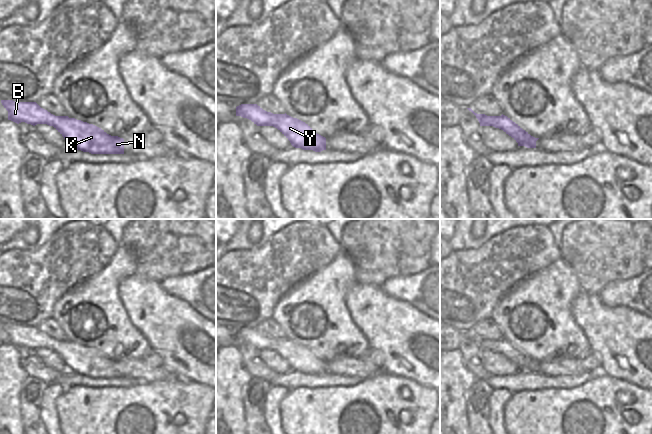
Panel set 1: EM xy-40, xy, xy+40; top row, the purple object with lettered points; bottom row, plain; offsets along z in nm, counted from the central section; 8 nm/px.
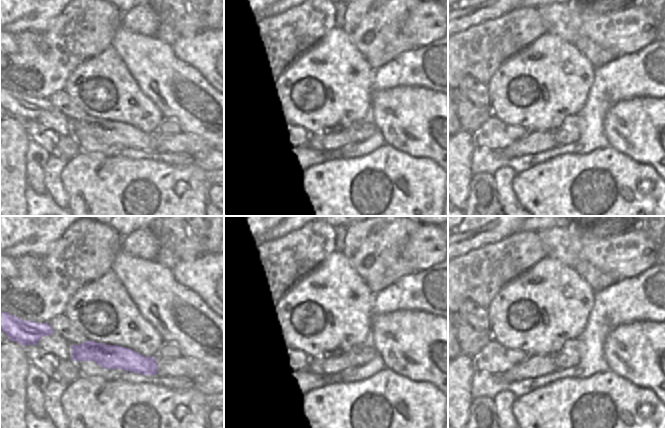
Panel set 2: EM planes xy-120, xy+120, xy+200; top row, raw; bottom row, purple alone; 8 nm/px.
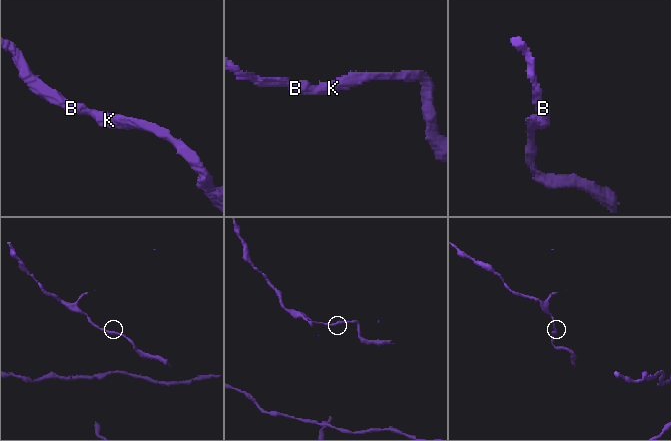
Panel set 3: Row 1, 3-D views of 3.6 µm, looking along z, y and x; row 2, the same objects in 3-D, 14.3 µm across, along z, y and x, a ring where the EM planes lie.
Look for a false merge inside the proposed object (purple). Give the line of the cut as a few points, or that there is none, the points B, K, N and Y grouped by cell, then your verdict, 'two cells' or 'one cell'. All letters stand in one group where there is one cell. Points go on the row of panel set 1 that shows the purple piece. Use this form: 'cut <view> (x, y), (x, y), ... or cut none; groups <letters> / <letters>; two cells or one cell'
cut none; groups B K N Y; one cell

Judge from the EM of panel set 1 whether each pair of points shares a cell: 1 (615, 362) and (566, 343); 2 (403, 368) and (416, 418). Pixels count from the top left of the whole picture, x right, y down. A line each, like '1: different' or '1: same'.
1: different
2: different

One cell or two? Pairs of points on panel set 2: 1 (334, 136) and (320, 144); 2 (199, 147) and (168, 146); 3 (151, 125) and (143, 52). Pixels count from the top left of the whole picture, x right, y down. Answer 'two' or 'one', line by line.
1: one
2: one
3: two

